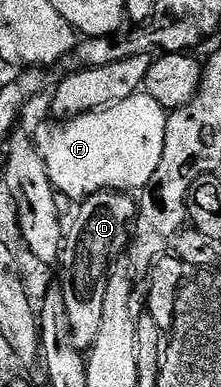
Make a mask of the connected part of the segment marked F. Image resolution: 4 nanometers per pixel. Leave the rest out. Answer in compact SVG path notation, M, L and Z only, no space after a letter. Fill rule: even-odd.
M140 91L133 97L123 99L108 108L96 109L73 120L54 124L54 129L45 129L35 137L35 144L49 172L53 188L62 198L70 197L74 203L101 193L105 189L118 191L140 191L155 175L159 161L163 159L165 136L167 135L167 119L169 113L151 95Z

